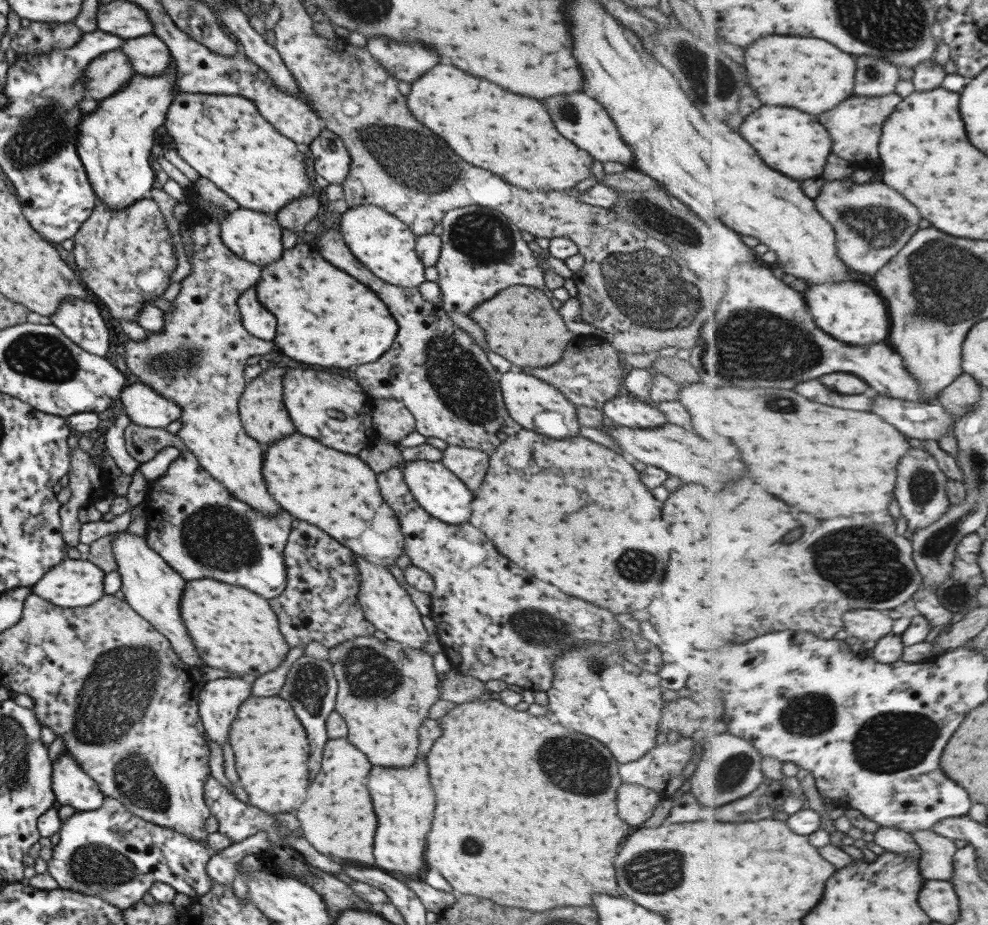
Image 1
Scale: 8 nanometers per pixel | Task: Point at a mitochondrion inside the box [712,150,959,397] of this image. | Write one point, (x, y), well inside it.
(884, 224)

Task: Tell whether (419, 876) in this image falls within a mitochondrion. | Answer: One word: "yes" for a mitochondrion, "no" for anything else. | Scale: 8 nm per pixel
no

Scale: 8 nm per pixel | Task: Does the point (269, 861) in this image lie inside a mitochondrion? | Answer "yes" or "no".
no

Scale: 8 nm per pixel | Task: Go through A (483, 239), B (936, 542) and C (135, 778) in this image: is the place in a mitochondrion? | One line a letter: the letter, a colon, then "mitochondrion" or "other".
A: mitochondrion
B: mitochondrion
C: mitochondrion

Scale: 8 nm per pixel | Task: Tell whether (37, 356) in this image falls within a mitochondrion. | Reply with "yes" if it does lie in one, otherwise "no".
yes

